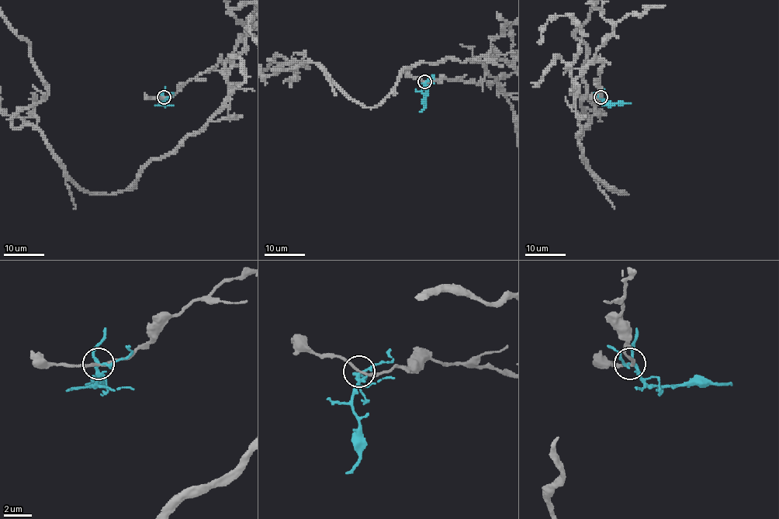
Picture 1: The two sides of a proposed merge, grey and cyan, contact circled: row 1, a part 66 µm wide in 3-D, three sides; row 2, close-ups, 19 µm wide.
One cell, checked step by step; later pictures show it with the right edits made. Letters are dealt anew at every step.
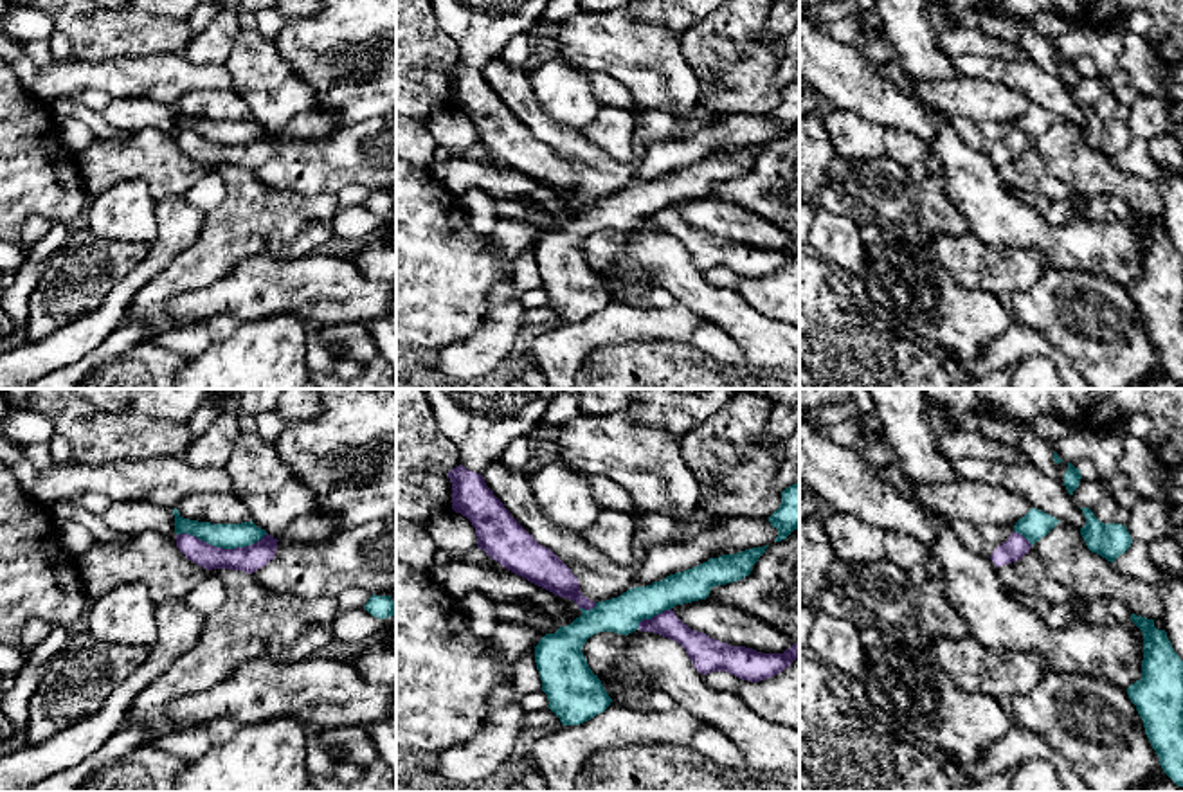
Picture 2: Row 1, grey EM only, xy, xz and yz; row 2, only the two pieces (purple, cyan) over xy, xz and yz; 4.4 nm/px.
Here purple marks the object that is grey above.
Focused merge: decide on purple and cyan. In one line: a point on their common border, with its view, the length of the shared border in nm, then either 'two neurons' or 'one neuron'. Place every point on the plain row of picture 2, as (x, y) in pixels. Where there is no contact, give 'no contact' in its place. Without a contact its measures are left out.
meets purple in xy at (222, 144); contact 400 nm long; two neurons

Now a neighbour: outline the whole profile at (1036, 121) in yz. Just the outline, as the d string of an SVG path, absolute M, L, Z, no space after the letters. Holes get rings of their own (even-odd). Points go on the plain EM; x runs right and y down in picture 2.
M1032 104L1023 115L1014 122L1014 128L1023 131L1032 142L1046 133L1061 117L1055 113Z

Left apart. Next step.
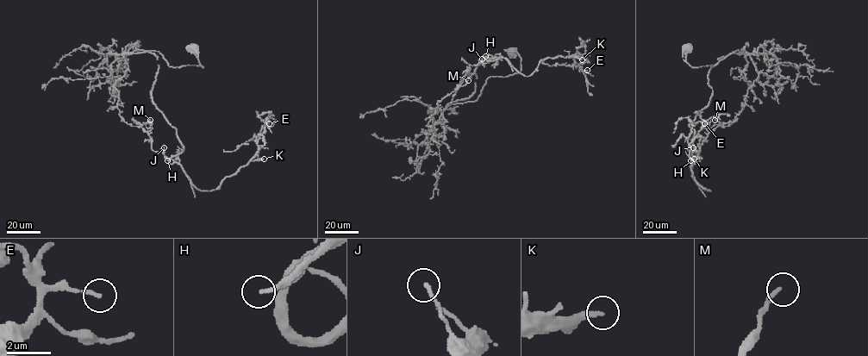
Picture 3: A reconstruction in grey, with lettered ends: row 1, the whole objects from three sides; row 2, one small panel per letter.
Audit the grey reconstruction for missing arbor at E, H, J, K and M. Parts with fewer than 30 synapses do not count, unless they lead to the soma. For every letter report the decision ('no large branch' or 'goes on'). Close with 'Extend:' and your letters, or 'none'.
E: no large branch
H: goes on
J: no large branch
K: no large branch
M: no large branch
Extend: H

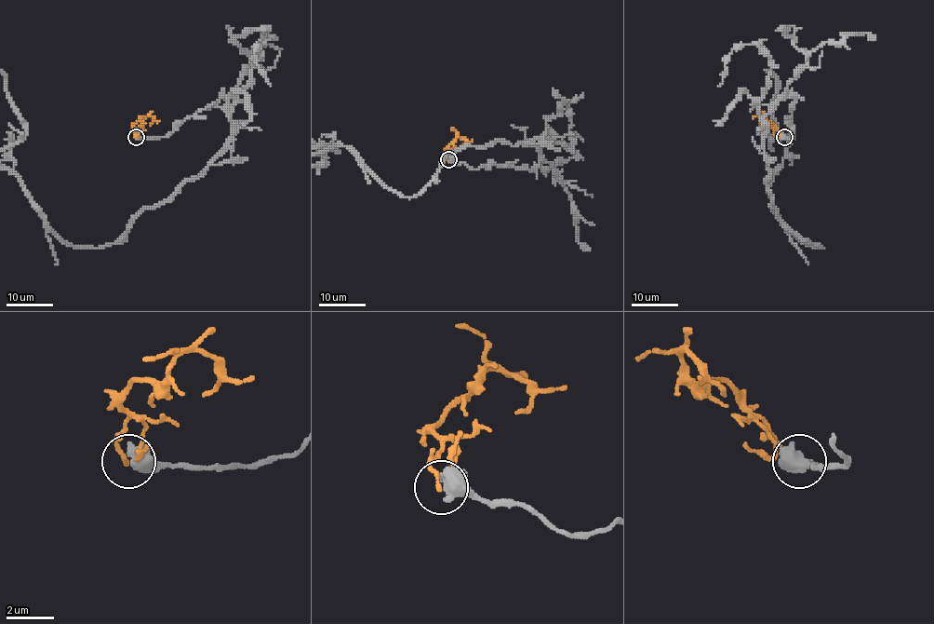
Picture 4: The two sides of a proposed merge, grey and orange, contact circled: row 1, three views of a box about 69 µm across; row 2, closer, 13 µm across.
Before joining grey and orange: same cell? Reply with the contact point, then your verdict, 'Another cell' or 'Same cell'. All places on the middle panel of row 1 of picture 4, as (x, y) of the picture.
Place: (448, 159). Another cell

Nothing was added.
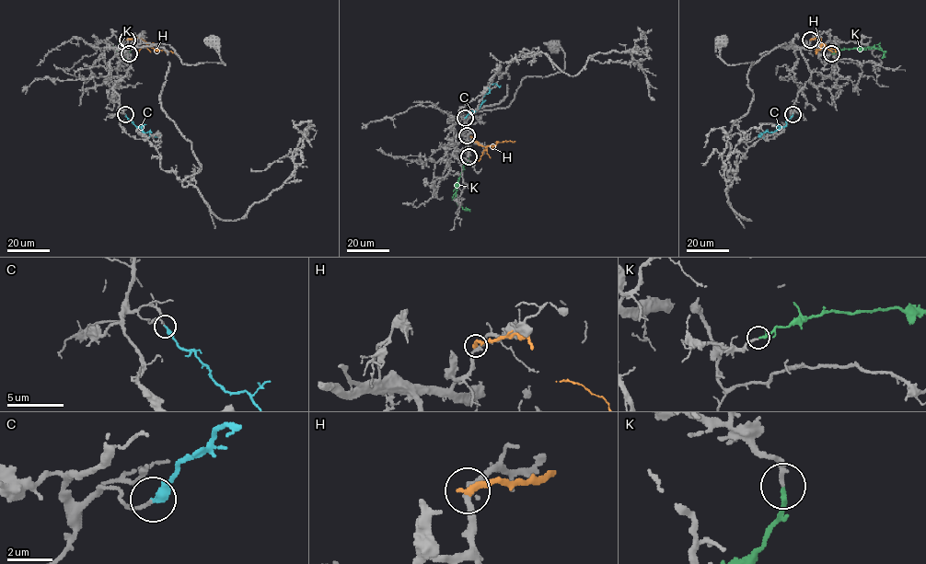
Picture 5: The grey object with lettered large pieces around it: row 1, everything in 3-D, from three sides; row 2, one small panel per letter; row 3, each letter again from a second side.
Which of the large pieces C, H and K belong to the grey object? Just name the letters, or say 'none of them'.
K

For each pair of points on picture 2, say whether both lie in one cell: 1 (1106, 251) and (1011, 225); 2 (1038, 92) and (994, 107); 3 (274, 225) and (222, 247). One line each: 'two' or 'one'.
1: one
2: two
3: one

